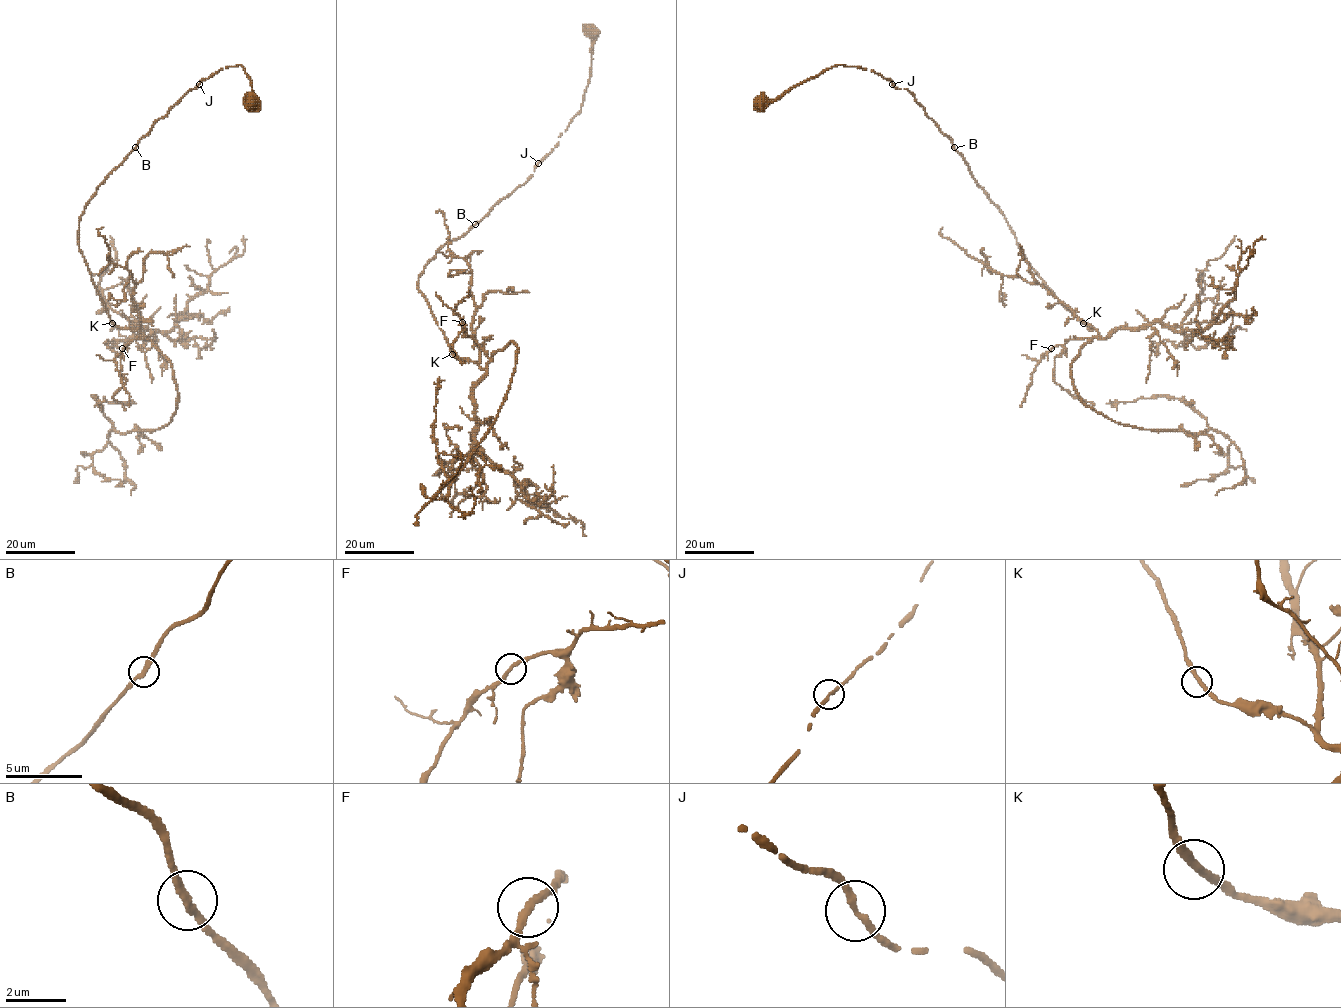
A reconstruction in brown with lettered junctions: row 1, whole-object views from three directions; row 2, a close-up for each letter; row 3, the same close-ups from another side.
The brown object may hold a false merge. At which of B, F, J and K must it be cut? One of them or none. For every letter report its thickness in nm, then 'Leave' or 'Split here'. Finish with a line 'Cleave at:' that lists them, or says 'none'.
B: Thickness 220 nm. Leave
F: Thickness 240 nm. Leave
J: Thickness 200 nm. Leave
K: Thickness 220 nm. Leave
Cleave at: none

